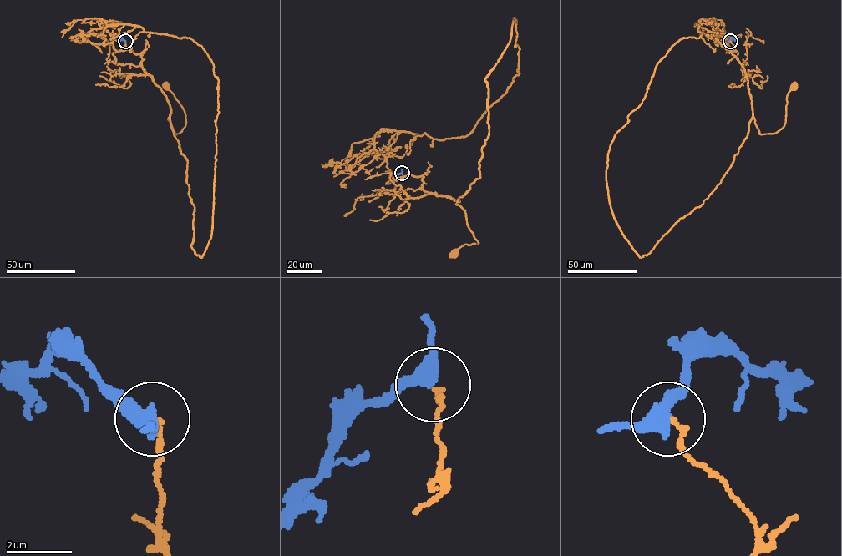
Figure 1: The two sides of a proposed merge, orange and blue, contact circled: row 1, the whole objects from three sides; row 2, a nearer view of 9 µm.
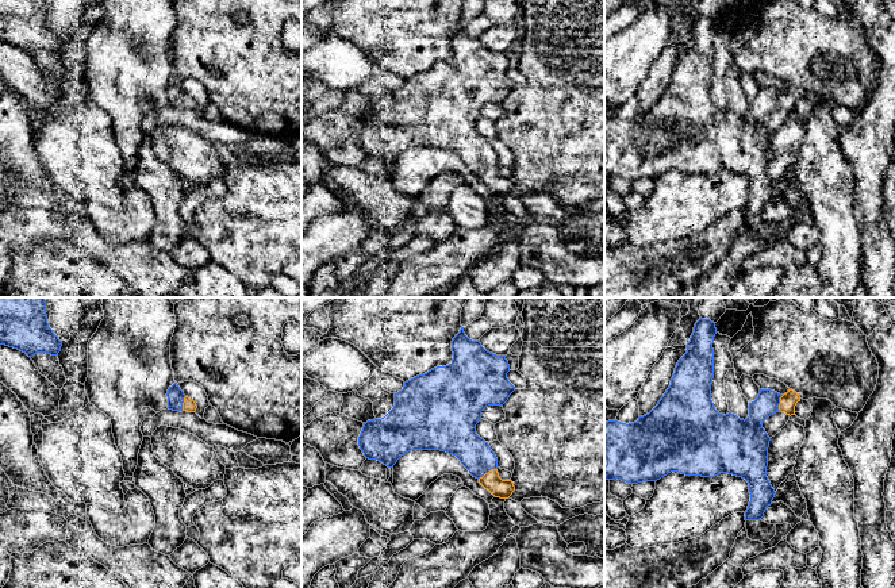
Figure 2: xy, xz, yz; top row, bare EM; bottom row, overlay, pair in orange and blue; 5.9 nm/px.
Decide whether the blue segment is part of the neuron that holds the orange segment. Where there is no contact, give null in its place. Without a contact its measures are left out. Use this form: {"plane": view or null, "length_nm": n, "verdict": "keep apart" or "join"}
{"plane": "xz", "length_nm": 130, "verdict": "join"}

